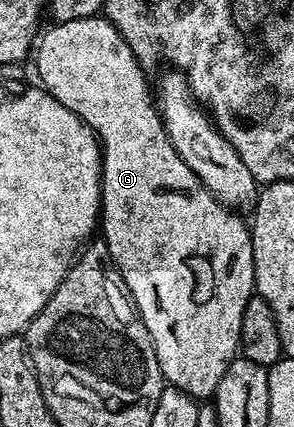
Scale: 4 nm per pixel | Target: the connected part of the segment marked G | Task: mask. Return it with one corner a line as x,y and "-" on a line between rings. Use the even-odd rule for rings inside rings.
103,16
83,18
82,20
70,20
69,22
57,22
49,25
48,34
41,33
38,45
34,50
36,58
36,74
40,77
39,85
48,91
58,104
70,108
80,117
87,126
92,129
102,143
102,157
100,160
100,217
99,225
104,226
102,241
108,247
110,256
118,268
118,272
124,281
124,287
128,295
132,297
132,303
144,321
146,332
150,332
150,340
154,344
154,352
158,356
160,370
164,374
165,383
173,390
181,390
197,400
208,400
213,397
222,380
226,376
226,368
230,368
232,361
238,357
240,348
240,333
242,332
242,312
246,312
246,304
254,297
256,281
254,280
254,252
252,251
252,231
249,223
239,218
239,213
233,212
229,207
219,202
213,194
206,189
186,168
186,160
174,152
174,144
170,144
168,133
164,127
164,121
160,118
159,109
154,105
154,94
148,91
148,82
144,79
145,67
130,52
126,40
114,28
114,24

